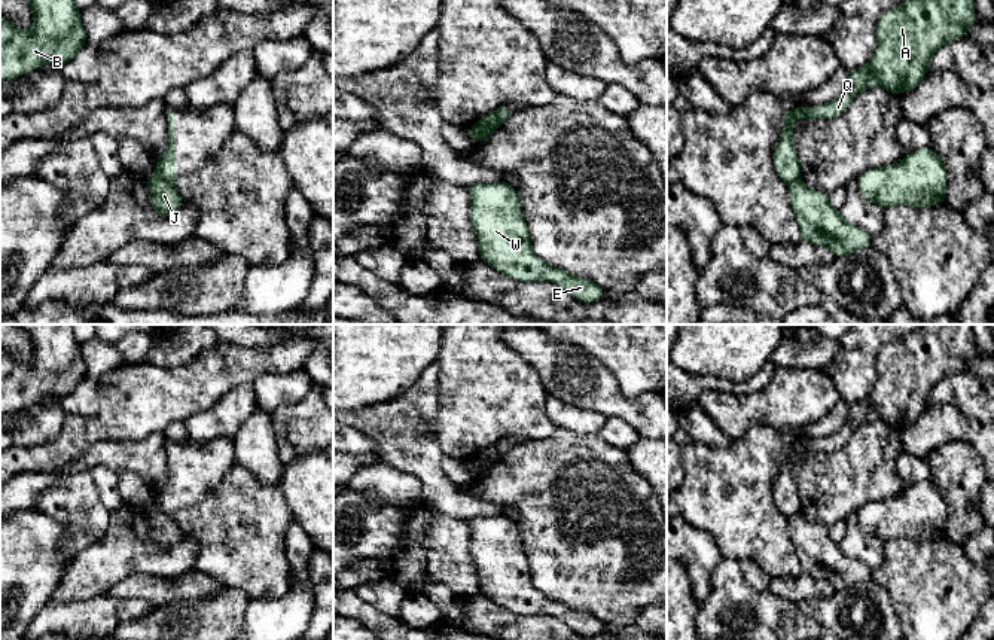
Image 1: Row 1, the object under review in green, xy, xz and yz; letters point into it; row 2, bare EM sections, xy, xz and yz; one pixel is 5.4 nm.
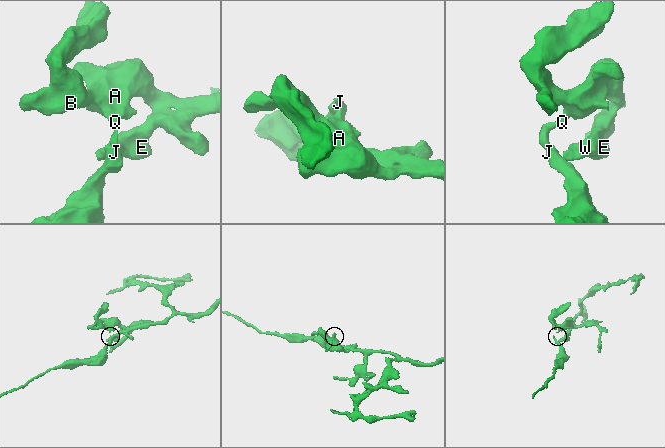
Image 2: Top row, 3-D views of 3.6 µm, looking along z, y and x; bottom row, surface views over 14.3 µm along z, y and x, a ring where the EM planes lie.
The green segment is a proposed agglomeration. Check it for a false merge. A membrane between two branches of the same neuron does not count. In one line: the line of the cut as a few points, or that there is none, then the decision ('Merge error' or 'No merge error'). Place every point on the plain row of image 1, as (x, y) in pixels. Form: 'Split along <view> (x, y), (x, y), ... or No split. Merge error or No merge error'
Split along xy (155, 506), (171, 517). Merge error

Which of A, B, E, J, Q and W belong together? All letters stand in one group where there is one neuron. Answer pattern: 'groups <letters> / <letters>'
groups A B E Q W / J

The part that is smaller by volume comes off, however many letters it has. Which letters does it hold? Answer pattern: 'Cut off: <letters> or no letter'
Cut off: J

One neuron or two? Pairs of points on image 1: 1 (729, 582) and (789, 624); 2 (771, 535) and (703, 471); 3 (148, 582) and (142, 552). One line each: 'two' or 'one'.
1: one
2: one
3: two

